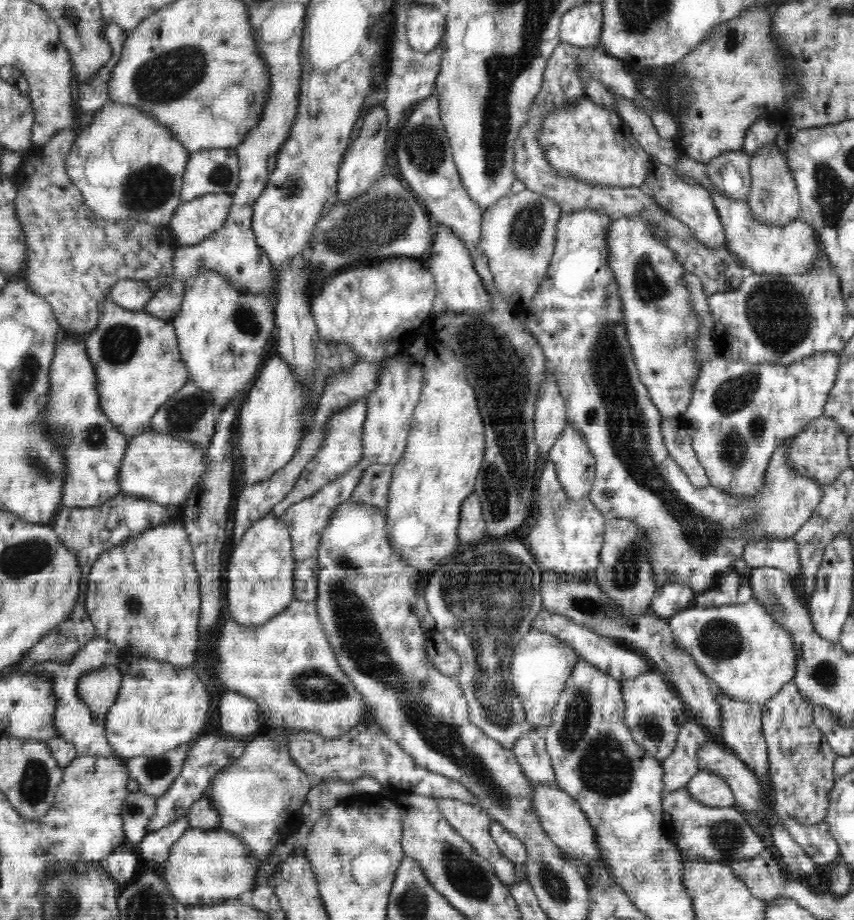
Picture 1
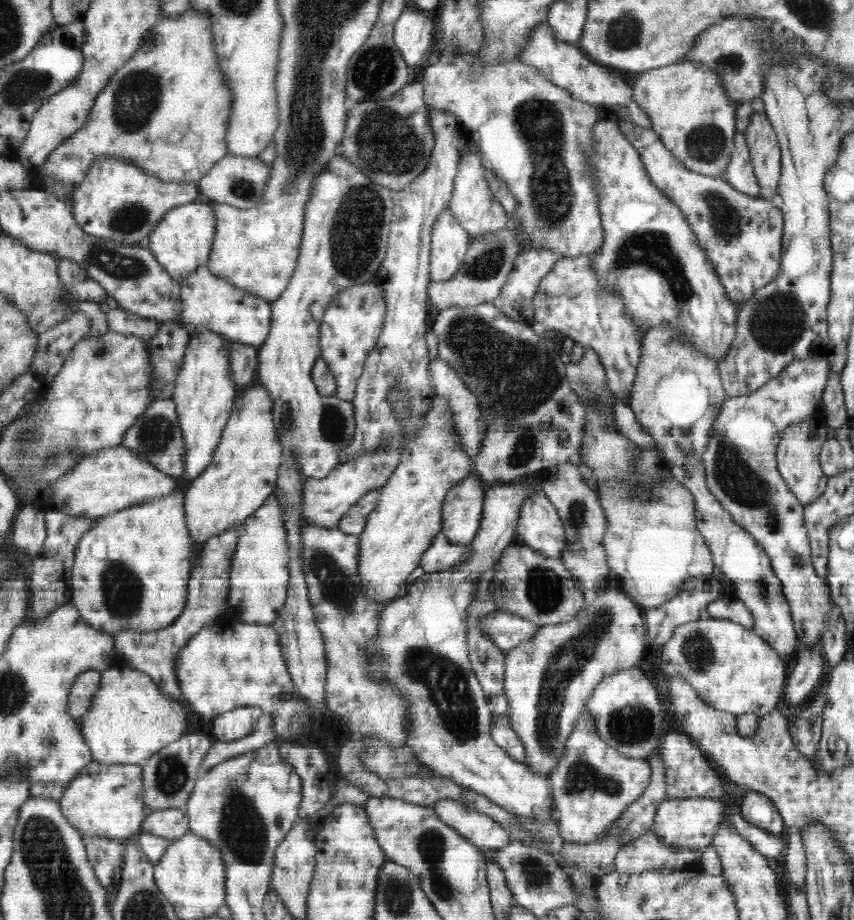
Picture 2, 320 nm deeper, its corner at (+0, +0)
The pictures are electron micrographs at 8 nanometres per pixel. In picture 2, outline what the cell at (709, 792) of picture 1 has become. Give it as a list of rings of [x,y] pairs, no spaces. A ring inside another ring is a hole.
[[[696,797],[666,799],[656,811],[651,831],[673,850],[703,850],[710,846],[717,824],[724,816],[726,803],[721,799]]]

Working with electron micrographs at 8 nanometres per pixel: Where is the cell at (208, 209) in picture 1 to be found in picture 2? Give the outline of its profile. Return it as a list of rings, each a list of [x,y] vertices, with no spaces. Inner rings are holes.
[[[194,200],[188,204],[168,210],[147,236],[144,244],[152,250],[155,259],[166,269],[179,285],[196,272],[196,268],[207,264],[215,235],[216,219],[211,202]]]

